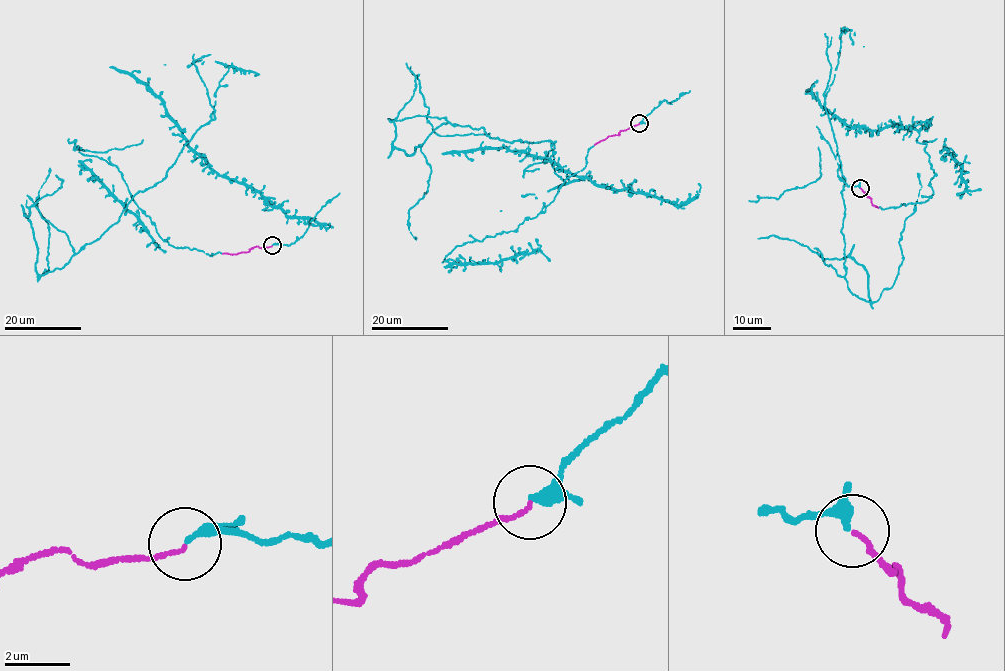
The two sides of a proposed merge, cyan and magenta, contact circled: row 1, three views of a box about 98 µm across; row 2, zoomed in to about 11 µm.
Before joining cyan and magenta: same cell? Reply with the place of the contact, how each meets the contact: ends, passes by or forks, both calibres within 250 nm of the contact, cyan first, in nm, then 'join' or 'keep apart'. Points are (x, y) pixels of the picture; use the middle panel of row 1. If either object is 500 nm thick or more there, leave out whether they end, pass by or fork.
place (639, 123); cyan ends; magenta ends; calibres 280 and 130 nm; join

